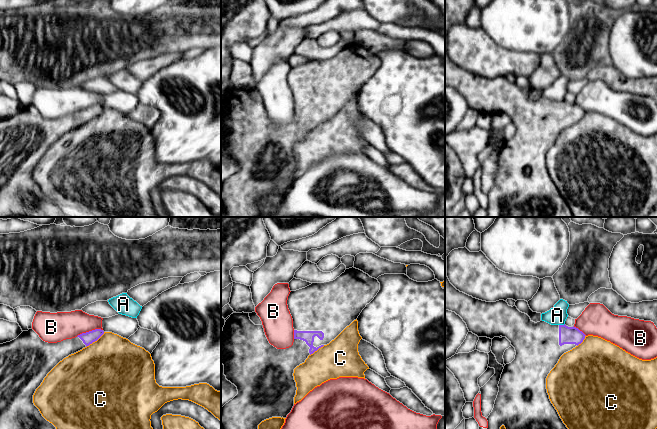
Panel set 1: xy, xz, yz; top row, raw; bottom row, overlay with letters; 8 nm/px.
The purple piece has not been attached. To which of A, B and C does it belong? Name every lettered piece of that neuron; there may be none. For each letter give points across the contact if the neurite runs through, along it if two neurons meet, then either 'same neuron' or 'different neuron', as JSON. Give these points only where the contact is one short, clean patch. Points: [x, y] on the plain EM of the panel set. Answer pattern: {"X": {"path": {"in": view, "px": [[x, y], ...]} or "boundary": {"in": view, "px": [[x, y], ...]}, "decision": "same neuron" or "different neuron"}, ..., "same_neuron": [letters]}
{"A": {"boundary": {"in": "yz", "px": [[564, 99], [559, 101]]}, "decision": "different neuron"}, "B": {"boundary": {"in": "xy", "px": [[102, 105], [92, 105], [76, 112]]}, "decision": "different neuron"}, "C": {"boundary": {"in": "xy", "px": [[104, 108], [86, 123]]}, "decision": "different neuron"}, "same_neuron": []}

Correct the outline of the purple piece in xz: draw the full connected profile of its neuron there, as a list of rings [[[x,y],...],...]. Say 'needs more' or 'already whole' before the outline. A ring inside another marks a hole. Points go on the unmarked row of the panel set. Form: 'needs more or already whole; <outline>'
needs more; [[[352,43],[333,57],[312,59],[305,64],[291,67],[287,81],[293,95],[294,118],[286,125],[277,125],[271,121],[263,101],[255,101],[250,96],[249,89],[231,90],[221,108],[221,139],[224,141],[226,155],[237,163],[238,170],[221,184],[221,217],[258,217],[258,201],[262,197],[272,193],[286,194],[294,182],[297,166],[293,152],[294,145],[304,139],[309,131],[329,120],[356,96],[379,66],[380,59],[377,55]]]

